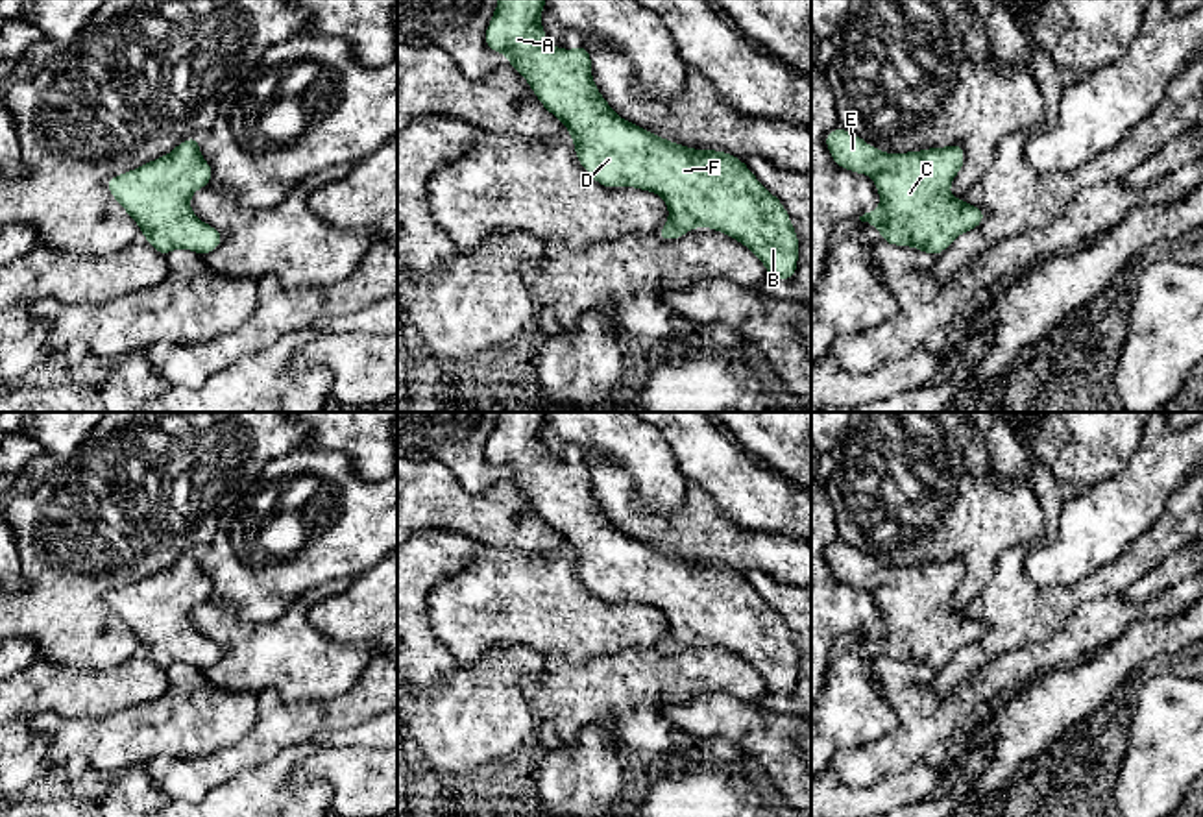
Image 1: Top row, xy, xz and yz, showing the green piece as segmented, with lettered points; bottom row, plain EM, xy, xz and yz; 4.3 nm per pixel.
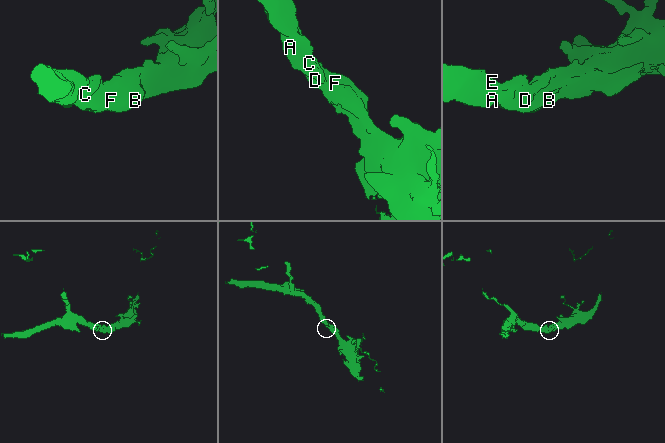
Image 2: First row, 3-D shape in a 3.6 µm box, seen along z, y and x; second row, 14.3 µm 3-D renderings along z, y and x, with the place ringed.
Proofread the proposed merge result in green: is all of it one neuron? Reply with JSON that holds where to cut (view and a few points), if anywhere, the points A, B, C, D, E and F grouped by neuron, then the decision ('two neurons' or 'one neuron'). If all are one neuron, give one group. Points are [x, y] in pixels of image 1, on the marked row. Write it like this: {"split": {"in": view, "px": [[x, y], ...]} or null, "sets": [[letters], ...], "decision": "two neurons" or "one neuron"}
{"split": null, "sets": [["A", "B", "C", "D", "E", "F"]], "decision": "one neuron"}

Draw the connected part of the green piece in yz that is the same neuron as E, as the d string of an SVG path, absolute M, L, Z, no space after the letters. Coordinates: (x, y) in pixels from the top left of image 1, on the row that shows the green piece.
M845 128L826 133L824 142L839 168L874 179L880 207L859 220L878 227L881 242L917 248L933 257L959 235L981 226L981 207L948 194L965 165L961 144L885 153Z

